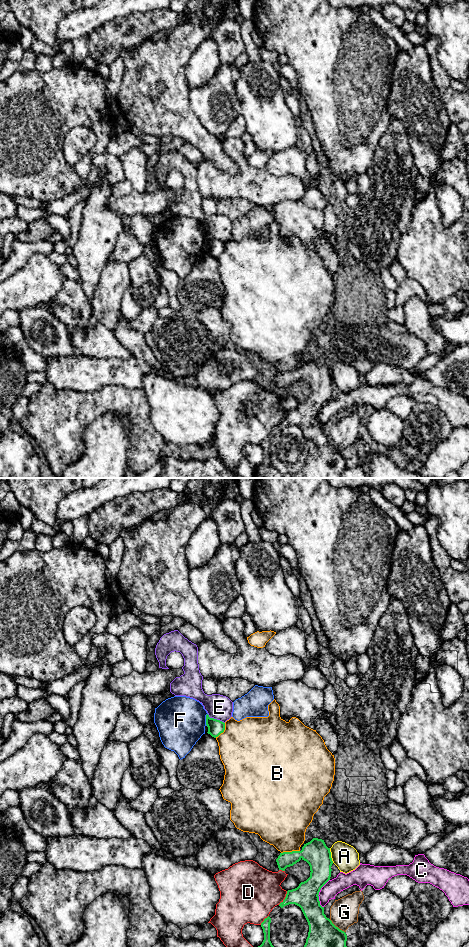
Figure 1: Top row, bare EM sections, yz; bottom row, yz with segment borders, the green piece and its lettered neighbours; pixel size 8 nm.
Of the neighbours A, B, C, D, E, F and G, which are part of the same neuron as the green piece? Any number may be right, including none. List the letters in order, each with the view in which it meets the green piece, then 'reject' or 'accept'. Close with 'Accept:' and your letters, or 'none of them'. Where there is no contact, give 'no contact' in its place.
A: contact in yz; reject
B: contact in yz; reject
C: contact in yz; reject
D: contact in yz; reject
E: contact in yz; reject
F: contact in yz; reject
G: contact in yz; reject
Accept: none of them

